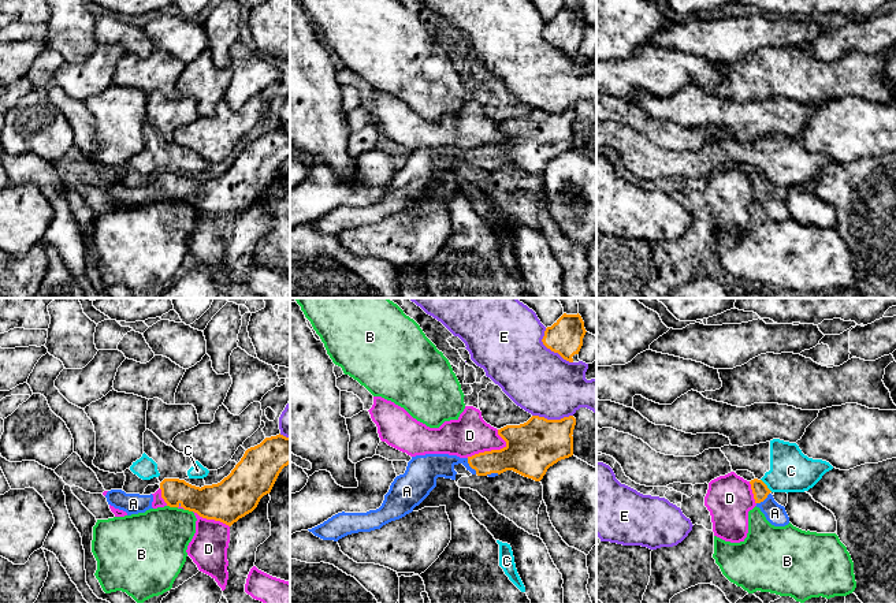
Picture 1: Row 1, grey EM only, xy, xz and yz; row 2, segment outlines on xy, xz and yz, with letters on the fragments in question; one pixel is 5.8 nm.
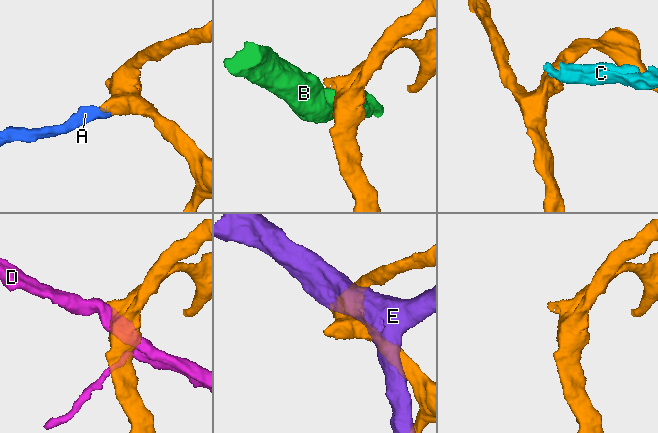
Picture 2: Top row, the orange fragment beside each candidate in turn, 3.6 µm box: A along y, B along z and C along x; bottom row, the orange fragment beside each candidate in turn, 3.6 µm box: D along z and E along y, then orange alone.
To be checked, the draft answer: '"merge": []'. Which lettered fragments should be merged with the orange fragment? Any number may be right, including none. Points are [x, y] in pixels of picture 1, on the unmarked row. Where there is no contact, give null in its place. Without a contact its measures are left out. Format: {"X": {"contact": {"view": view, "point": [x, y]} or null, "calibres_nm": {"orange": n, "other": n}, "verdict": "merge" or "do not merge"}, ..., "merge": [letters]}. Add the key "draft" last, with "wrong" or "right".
{"A": {"contact": {"view": "xz", "point": [471, 160]}, "calibres_nm": {"orange": 150, "other": 160}, "verdict": "merge"}, "B": {"contact": {"view": "xy", "point": [173, 200]}, "calibres_nm": {"orange": 200, "other": 380}, "verdict": "do not merge"}, "C": {"contact": {"view": "yz", "point": [766, 179]}, "calibres_nm": {"orange": 90, "other": 240}, "verdict": "do not merge"}, "D": {"contact": {"view": "xz", "point": [487, 145]}, "calibres_nm": {"orange": 300, "other": 240}, "verdict": "do not merge"}, "E": {"contact": {"view": "xz", "point": [550, 43]}, "calibres_nm": {"orange": 200, "other": 400}, "verdict": "do not merge"}, "merge": ["A"], "draft": "wrong"}

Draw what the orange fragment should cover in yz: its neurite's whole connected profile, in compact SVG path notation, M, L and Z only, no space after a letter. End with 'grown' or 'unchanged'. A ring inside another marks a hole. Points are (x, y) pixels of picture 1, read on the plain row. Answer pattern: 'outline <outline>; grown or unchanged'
outline M758 172L751 174L750 178L756 201L761 202L766 213L774 220L788 219L789 211L785 205L785 201L774 194L773 189L770 187L772 185L767 182L767 179Z; grown

